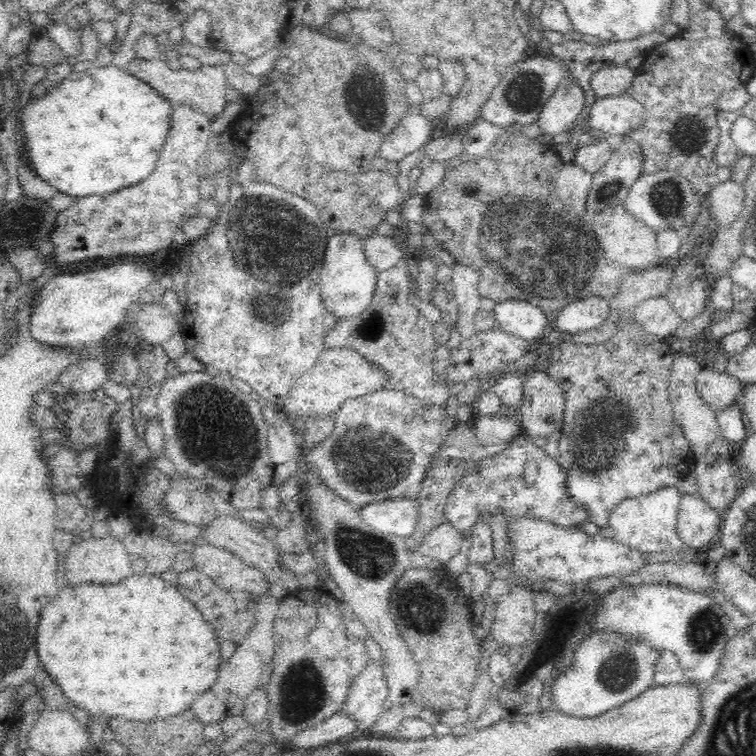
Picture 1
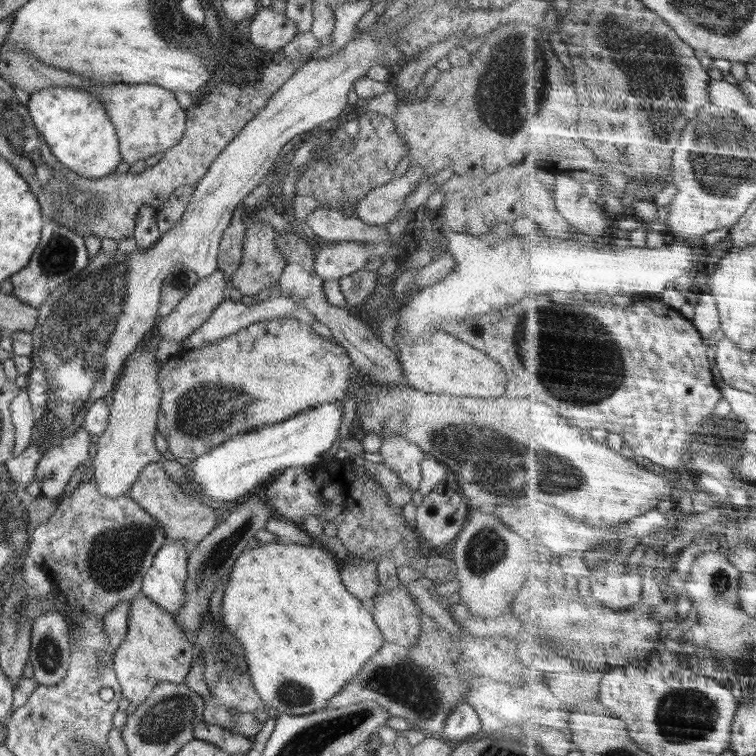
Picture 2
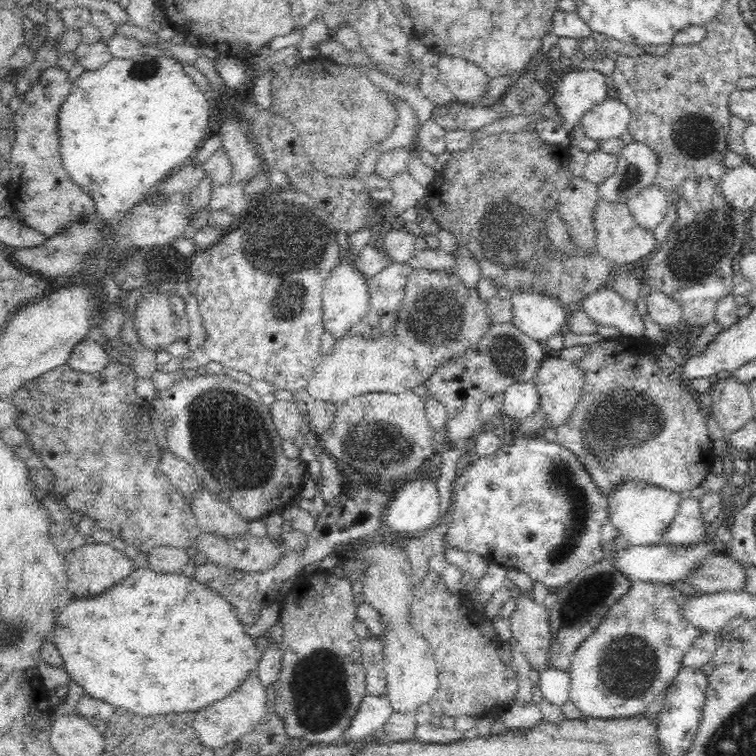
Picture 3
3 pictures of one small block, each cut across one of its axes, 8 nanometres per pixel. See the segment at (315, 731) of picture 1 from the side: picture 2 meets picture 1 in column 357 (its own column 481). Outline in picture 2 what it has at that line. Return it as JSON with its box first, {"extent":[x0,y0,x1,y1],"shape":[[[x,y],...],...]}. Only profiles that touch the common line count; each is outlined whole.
{"extent":[443,703,482,741],"shape":[[[468,703],[460,704],[448,714],[444,722],[443,738],[451,741],[468,740],[469,736],[474,736],[482,731],[478,713],[474,707]]]}

